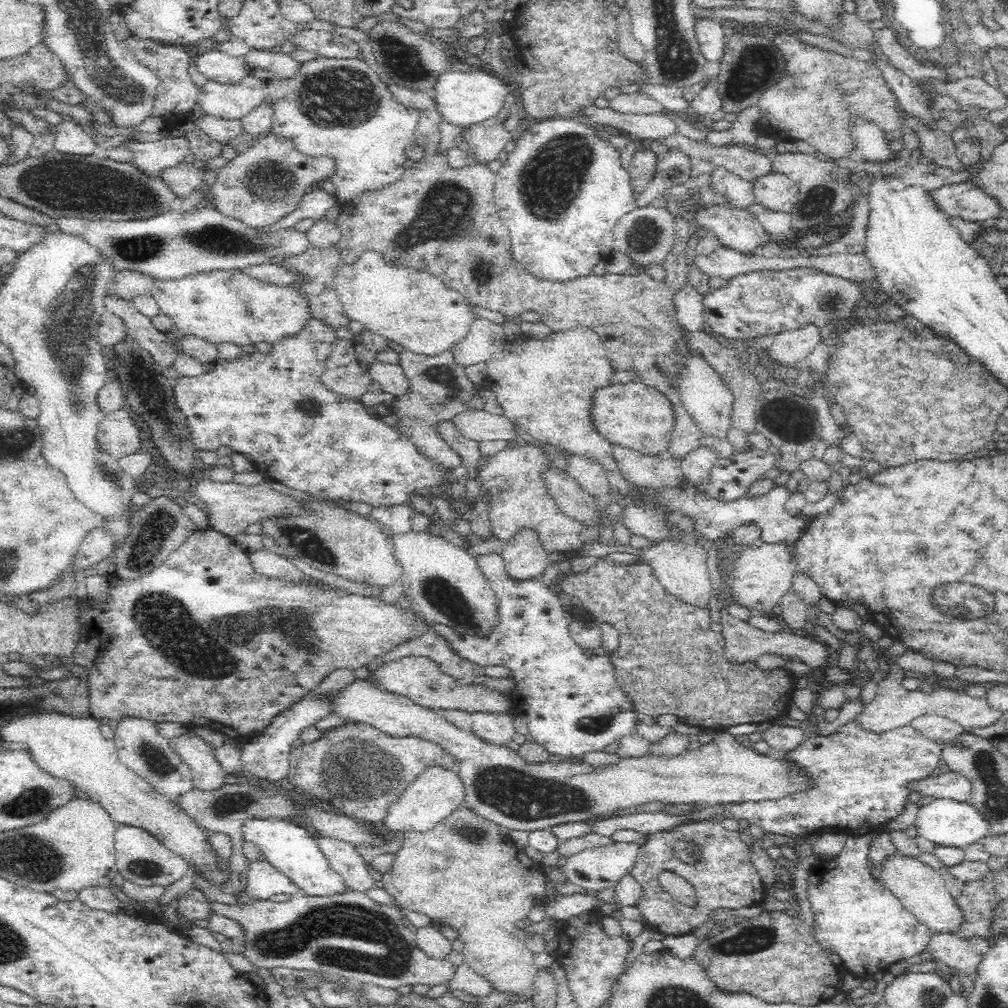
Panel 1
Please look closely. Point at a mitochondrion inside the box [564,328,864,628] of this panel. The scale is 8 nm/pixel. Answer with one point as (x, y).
(788, 423)

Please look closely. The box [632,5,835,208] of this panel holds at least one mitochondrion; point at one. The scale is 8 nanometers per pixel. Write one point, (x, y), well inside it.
(749, 72)

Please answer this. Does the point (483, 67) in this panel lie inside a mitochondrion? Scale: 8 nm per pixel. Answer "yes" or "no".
no

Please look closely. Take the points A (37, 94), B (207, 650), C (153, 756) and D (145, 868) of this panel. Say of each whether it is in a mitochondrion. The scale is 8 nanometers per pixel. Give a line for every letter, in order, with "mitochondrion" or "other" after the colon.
A: other
B: mitochondrion
C: mitochondrion
D: mitochondrion

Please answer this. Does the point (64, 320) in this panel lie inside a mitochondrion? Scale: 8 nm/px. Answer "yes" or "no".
yes

